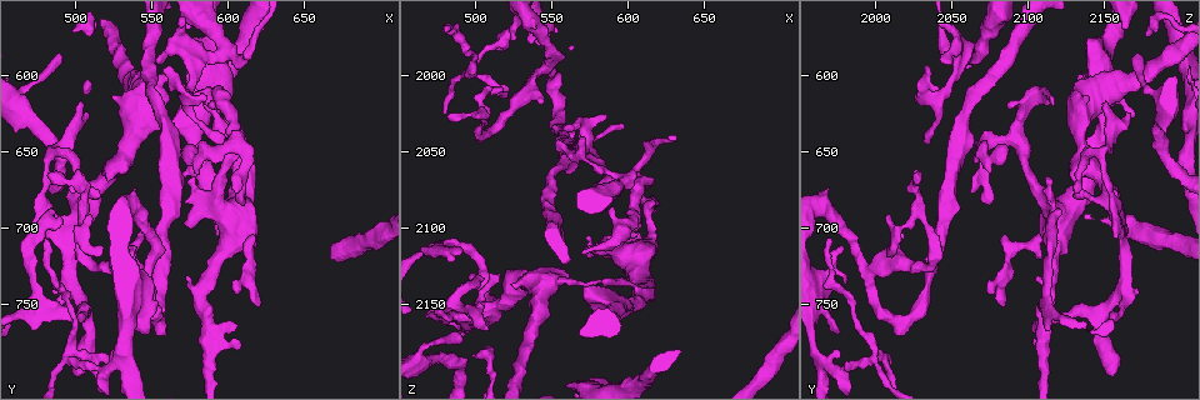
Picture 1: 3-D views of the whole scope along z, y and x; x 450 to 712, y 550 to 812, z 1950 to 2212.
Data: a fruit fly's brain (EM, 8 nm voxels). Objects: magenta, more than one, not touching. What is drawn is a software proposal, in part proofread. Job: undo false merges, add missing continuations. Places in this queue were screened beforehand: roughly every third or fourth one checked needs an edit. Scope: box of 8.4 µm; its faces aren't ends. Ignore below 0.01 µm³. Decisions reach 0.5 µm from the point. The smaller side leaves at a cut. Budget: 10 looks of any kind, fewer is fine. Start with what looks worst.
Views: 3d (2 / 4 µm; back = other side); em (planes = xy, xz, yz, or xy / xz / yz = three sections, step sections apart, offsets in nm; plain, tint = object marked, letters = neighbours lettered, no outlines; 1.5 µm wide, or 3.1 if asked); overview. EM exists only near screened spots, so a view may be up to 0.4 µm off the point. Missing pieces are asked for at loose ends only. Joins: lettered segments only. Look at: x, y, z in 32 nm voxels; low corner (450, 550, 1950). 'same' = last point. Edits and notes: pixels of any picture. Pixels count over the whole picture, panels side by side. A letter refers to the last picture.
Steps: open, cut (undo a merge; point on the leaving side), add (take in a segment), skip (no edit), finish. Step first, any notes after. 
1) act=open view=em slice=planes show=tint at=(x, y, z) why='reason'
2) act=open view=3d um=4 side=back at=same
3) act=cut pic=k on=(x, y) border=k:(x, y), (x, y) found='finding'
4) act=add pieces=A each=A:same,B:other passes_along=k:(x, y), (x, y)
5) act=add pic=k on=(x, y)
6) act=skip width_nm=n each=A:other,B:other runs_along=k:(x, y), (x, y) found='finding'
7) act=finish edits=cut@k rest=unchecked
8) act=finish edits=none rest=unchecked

act=open view=3d um=4 at=(586, 614, 2026) why='an open end'

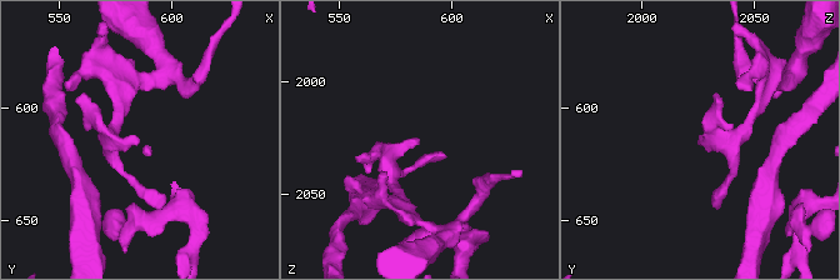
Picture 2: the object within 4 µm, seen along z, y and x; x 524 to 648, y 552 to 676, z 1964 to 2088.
act=open view=em slice=yz step=4 show=letters at=(586, 613, 2026)

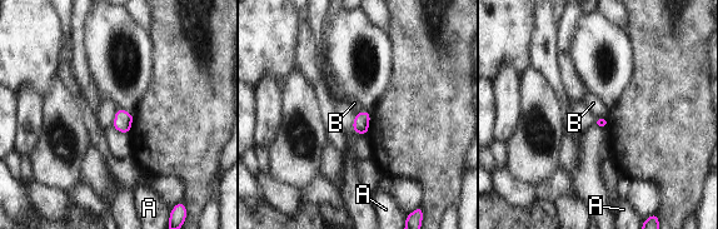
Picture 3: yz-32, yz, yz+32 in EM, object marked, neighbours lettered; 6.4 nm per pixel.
act=skip each=A:other,B:other border=3:(596, 117), (607, 119) found='no lettered segment goes on from it'

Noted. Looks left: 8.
act=open view=em slice=planes show=letters at=(472, 766, 2110) why='branch stops here'

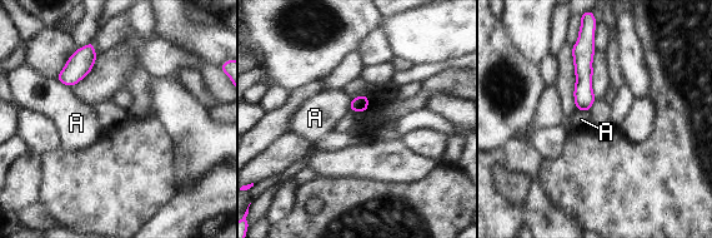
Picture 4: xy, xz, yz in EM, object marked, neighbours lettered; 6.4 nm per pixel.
act=skip each=A:other border=4:(55, 78), (70, 87) found='none of them fits'

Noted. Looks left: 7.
act=open view=em slice=planes show=letters at=(466, 706, 2156) why='free end'

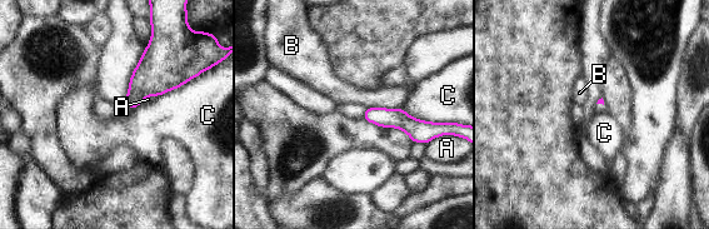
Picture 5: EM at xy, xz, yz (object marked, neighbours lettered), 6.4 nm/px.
act=skip each=A:other,B:other,C:other runs_along=5:(367, 115), (425, 128) found='none of them fits'

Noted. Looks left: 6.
act=open view=em slice=planes show=letters at=(616, 708, 2106) why='sudden change in width'

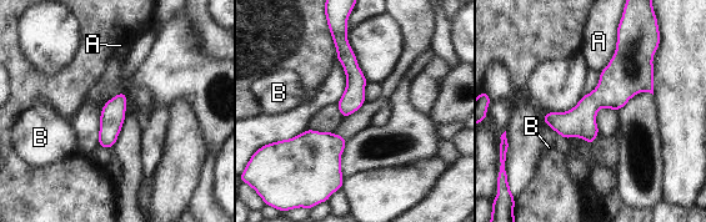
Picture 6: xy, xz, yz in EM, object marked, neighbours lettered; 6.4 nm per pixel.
act=skip width_nm=150 each=A:other,B:other border=6:(617, 26), (615, 53), (600, 72) found='one cell here'

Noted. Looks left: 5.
act=finish edits=none rest=unchecked

